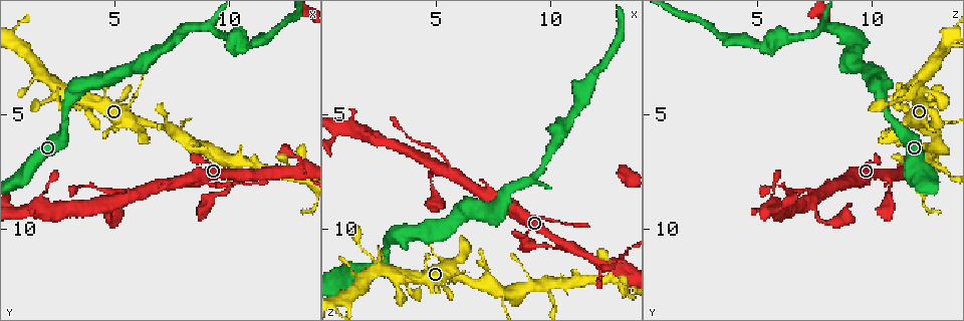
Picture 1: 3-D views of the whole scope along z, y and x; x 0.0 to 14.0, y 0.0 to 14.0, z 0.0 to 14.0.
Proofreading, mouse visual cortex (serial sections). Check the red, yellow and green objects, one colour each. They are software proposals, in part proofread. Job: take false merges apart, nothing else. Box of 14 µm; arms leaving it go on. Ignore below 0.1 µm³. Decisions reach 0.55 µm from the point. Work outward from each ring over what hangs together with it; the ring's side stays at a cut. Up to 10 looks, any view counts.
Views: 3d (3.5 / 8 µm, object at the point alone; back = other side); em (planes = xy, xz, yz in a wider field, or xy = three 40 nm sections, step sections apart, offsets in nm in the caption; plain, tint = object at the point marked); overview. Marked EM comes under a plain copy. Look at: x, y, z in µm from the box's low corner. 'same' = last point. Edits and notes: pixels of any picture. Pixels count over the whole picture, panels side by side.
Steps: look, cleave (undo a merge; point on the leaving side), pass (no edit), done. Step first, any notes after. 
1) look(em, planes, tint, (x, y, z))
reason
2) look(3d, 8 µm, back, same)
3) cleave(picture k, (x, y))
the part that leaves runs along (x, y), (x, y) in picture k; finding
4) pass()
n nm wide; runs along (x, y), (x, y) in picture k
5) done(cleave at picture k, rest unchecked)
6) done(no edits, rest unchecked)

look(3d, 3.5 µm, (1.2, 2.2, 13.0))
three-way junction

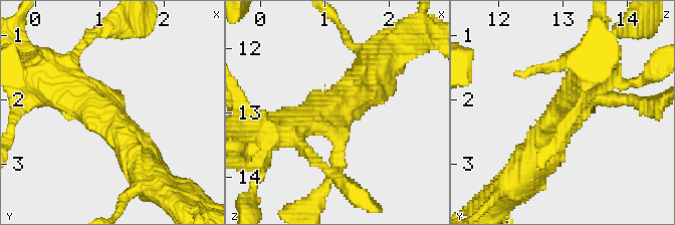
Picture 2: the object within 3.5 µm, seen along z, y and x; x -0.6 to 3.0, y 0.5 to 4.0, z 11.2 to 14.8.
look(em, xy, step 3, tint, (1.15, 2.25, 12.95))
3 arms; arms of 250, 400, 500 nm; shape alone is not enough

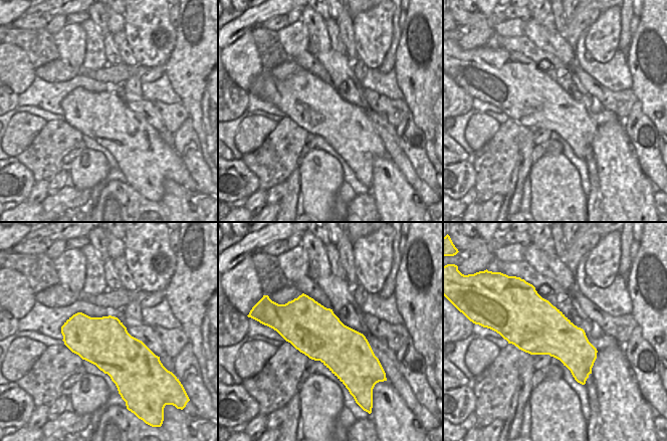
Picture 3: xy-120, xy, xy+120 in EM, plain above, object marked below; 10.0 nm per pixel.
pass()
runs along (142, 167), (92, 101), (55, 86) in picture 2; continuous, no second cell

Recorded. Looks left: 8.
look(3d, 3.5 µm, back, (1.8, 8.8, 5.8))
small branch off a trunk

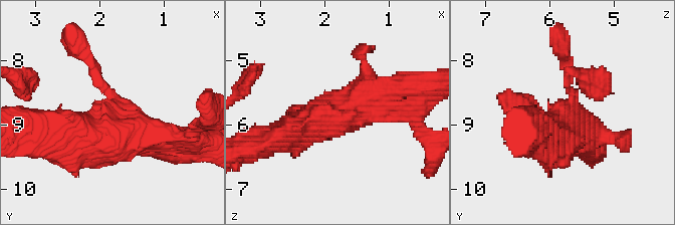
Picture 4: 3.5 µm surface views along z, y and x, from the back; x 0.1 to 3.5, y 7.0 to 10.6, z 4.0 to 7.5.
look(em, xy, step 5, tint, (1.85, 8.85, 5.75))

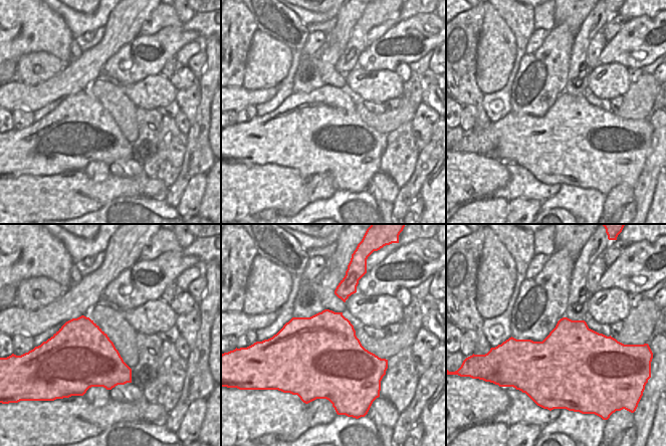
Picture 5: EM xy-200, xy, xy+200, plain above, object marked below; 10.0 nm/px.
pass()
runs along (312, 124), (433, 85) in picture 4; continuous, no second cell

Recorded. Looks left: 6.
look(3d, 3.5 µm, (9.0, 1.2, 7.8))
arms part here

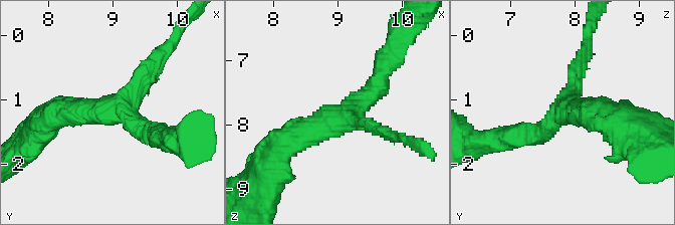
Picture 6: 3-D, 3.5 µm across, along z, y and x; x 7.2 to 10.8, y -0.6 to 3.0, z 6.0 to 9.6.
look(em, xy, step 3, tint, (9.10, 1.20, 7.85))
3 arms; arms of 200, 300, 400 nm; shape alone is not enough

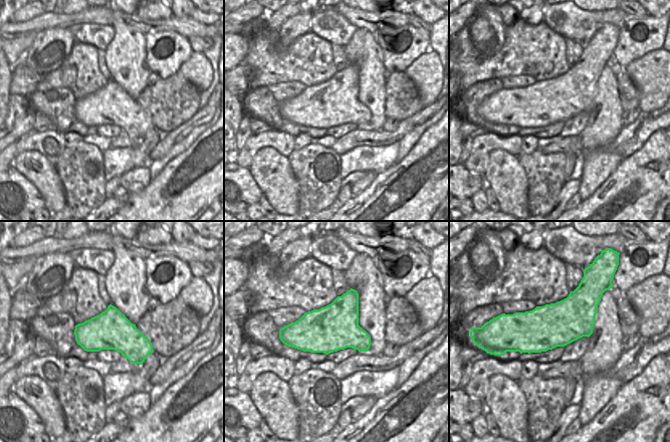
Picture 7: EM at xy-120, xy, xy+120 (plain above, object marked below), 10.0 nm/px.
look(em, planes, tint, same)

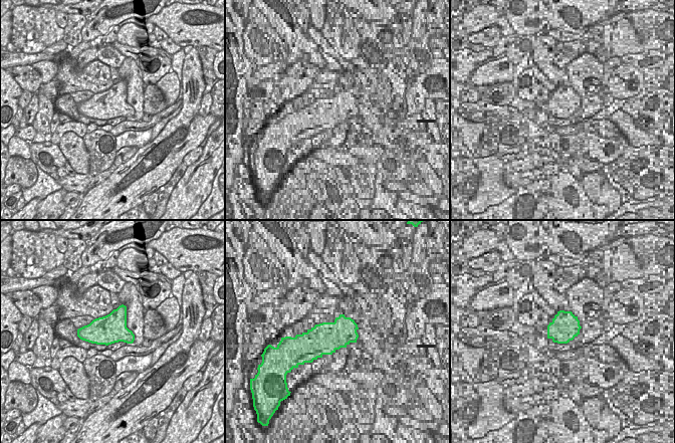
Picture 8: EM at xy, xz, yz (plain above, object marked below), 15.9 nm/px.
pass()
runs along (281, 150), (347, 114), (384, 69) in picture 6; one cell here

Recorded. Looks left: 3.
look(3d, 3.5 µm, (10.6, 7.7, 10.6))

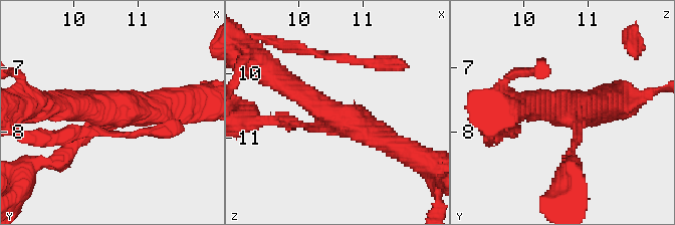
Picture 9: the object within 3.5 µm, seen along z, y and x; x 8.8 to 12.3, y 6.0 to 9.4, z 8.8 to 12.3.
look(em, xy, step 2, tint, (10.50, 7.70, 10.60))
now the EM

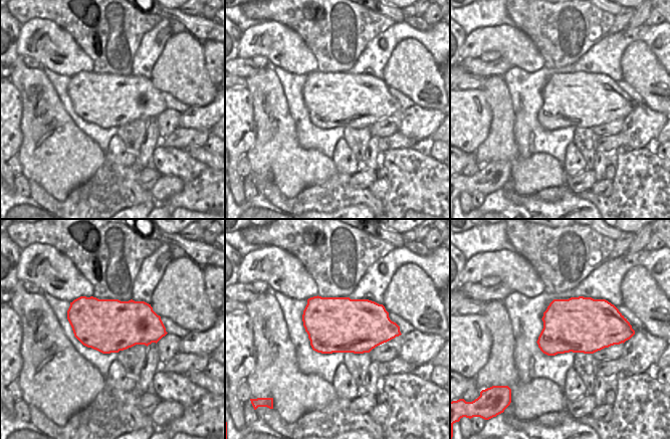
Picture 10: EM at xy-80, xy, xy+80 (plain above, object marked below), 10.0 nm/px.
look(em, planes, tint, same)

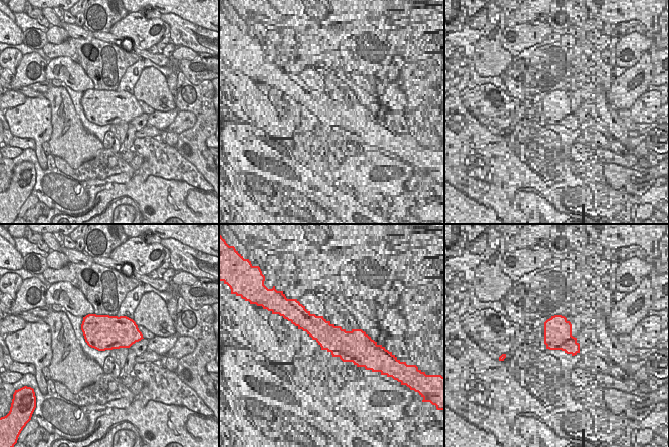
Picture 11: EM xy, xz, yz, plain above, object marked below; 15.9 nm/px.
pass()
one cell here

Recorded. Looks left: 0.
done(no edits, rest unchecked)

